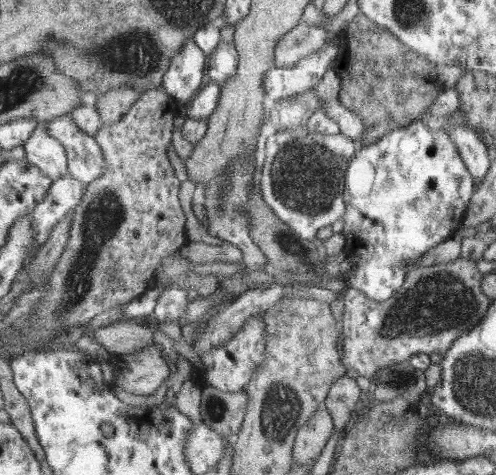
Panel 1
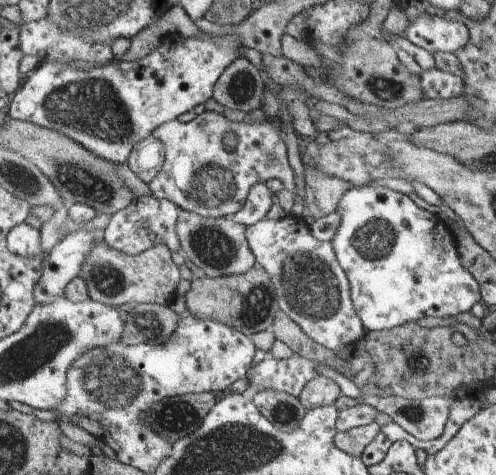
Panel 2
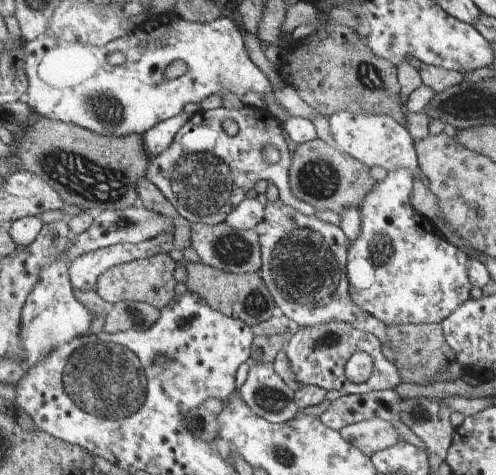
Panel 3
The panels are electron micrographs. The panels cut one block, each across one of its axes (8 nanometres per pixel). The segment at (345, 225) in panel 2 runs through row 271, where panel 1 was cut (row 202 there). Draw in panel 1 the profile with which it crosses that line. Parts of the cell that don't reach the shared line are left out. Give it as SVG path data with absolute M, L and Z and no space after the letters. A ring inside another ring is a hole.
M413 121L405 127L395 127L379 142L358 147L347 169L346 192L343 194L347 204L347 212L341 220L345 250L359 258L355 269L349 271L346 288L363 290L367 298L377 302L395 296L405 284L409 270L413 269L412 264L420 263L427 252L434 251L463 225L475 189L474 175L459 154L459 146L455 146L444 128L433 131L425 122Z

